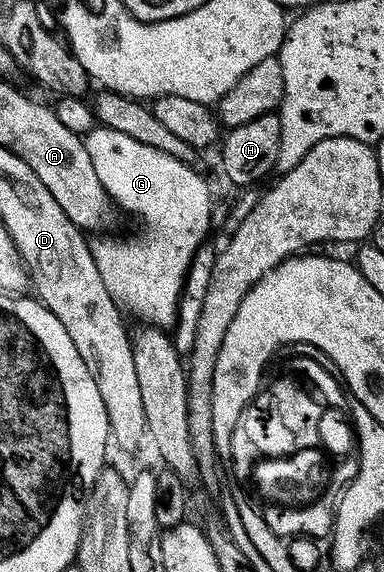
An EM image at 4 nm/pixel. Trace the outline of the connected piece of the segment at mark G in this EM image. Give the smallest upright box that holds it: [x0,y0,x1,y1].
[84,124,210,327]

